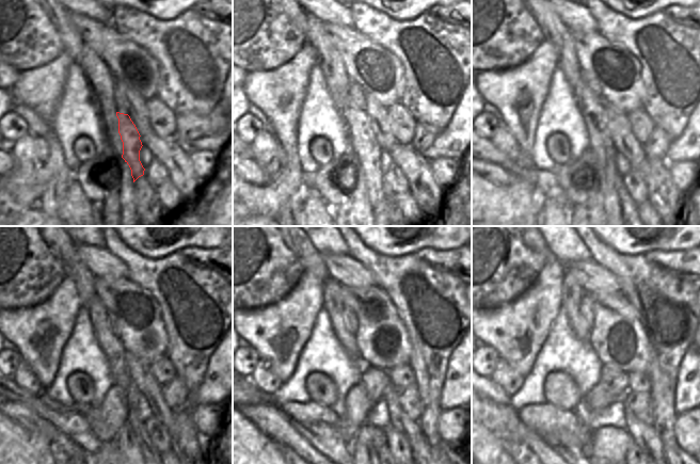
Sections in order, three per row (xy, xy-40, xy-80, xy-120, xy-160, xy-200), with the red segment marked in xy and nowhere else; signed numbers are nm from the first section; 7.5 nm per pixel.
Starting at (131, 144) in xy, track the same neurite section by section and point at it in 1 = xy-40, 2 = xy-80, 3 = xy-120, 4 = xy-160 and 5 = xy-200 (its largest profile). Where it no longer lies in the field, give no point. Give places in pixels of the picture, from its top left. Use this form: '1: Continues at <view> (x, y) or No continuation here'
1: Continues at xy-40 (362, 142)
2: Continues at xy-80 (592, 109)
3: Continues at xy-120 (127, 441)
4: Continues at xy-160 (332, 290)
5: Continues at xy-200 (572, 292).

